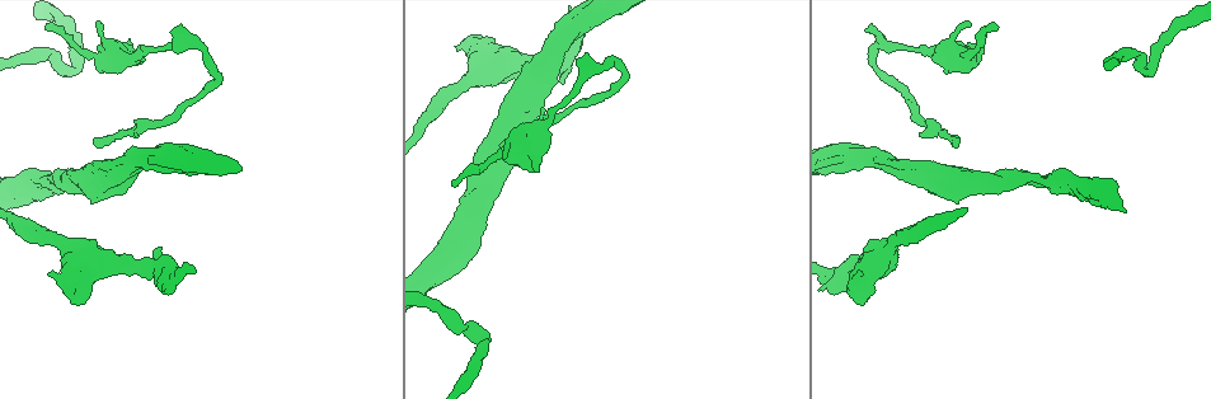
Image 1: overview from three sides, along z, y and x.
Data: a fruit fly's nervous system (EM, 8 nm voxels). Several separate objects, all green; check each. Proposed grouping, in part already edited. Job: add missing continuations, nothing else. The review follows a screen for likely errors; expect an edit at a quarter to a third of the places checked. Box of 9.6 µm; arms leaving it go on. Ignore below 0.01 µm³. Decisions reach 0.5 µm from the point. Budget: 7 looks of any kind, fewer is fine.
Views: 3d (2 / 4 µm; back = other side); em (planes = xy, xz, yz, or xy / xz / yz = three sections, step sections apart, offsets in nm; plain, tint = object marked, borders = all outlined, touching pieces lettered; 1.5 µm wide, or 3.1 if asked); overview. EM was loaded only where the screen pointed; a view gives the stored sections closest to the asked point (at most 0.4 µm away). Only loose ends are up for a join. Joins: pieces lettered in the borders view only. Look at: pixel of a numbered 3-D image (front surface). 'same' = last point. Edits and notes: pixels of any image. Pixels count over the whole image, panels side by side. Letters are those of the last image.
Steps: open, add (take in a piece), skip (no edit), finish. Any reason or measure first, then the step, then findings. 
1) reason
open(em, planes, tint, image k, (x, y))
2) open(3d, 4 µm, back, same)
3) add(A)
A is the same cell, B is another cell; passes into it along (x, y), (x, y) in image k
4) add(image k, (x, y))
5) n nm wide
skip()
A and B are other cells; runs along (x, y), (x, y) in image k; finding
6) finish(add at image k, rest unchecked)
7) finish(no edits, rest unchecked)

an open end
open(em, planes, borders, image 1, (161, 249))

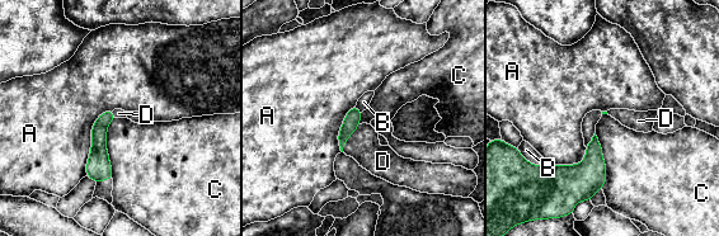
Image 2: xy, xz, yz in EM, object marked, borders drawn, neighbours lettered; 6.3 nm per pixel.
add(D)
D is the same cell, A, B and C are other cells; passes into it along (351, 123), (348, 137), (363, 145) in image 2; the neuron continues

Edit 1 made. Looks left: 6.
branch stops here
open(3d, 2 µm, image 1, (860, 302))

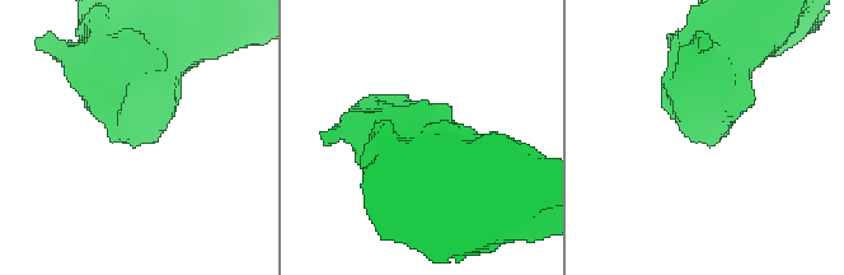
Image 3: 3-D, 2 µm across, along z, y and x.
shape alone is not enough
open(em, planes, borders, image 3, (708, 144))

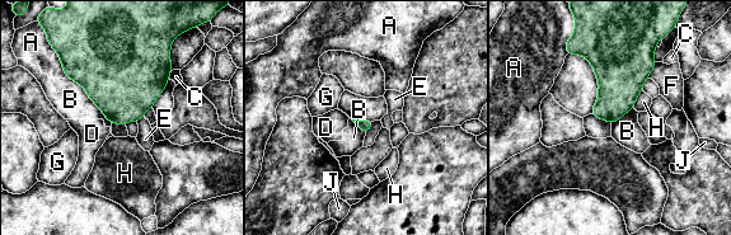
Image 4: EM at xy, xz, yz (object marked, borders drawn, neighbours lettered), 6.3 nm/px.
B touches over 420 nm
skip()
A, B, C, D, E, F, G, H and J are other cells; none of them fits

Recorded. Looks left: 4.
an open end
open(em, planes, borders, image 1, (996, 25))

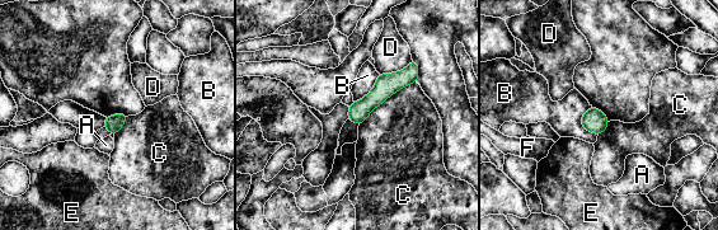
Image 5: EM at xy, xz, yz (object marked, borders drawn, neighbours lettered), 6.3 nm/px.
skip()
A, B, C, D, E and F are other cells; no lettered piece goes on from it

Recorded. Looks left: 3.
finish(add at image 2, rest unchecked)

